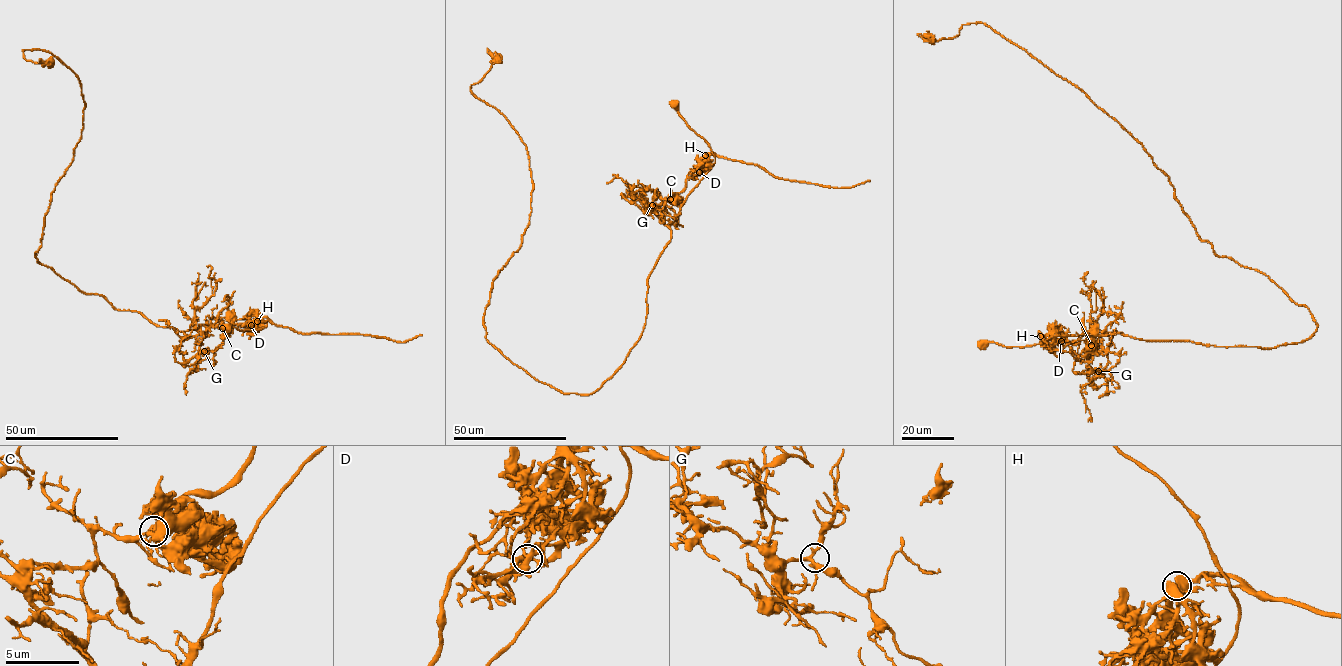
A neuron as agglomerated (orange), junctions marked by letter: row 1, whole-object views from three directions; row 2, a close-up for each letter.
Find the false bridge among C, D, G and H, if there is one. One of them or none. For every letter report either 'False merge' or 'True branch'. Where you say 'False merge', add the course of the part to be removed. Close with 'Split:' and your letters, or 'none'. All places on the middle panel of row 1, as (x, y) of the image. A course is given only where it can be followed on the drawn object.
C: False merge. Course of the part to remove: (670, 198), (681, 191), (688, 174), (710, 155), (757, 164), (783, 179), (853, 187), (869, 180)
D: True branch
G: True branch
H: True branch
Split: C

